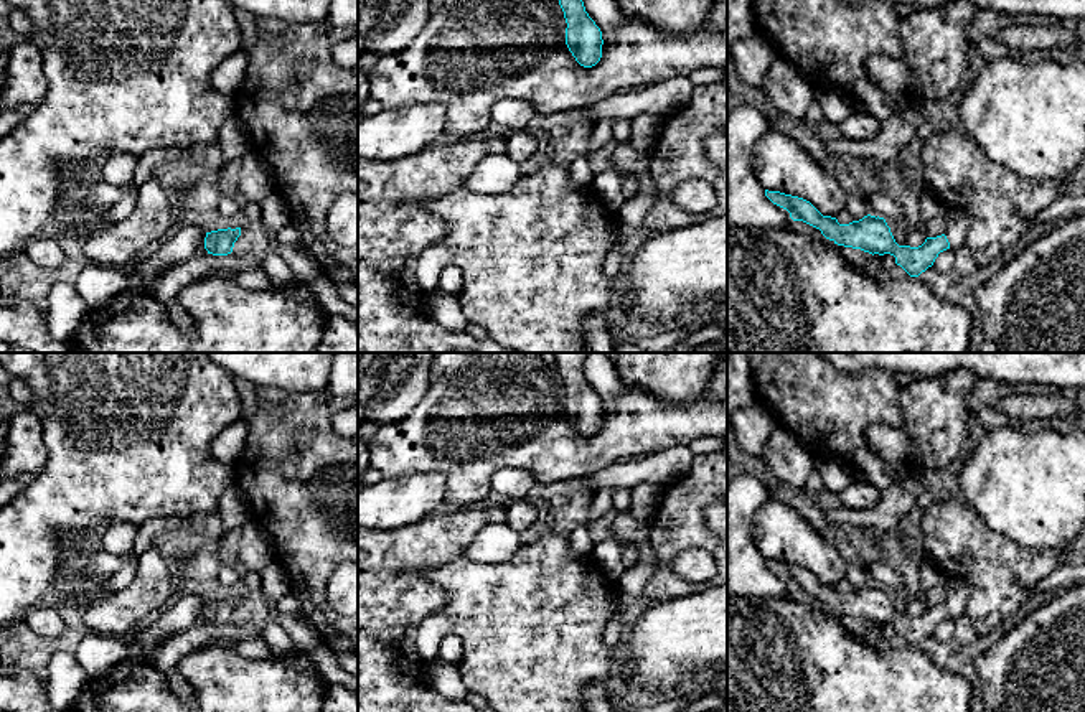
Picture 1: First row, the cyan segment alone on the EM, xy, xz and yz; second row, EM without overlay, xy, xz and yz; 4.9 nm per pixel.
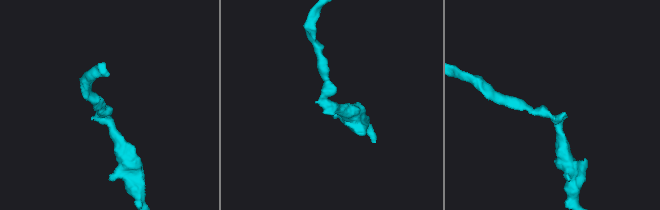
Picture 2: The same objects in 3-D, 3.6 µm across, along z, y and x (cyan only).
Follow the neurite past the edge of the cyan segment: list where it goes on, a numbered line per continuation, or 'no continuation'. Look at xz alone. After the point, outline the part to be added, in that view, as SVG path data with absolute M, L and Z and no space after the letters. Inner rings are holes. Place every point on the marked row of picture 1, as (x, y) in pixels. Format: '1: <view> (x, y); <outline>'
no continuation

